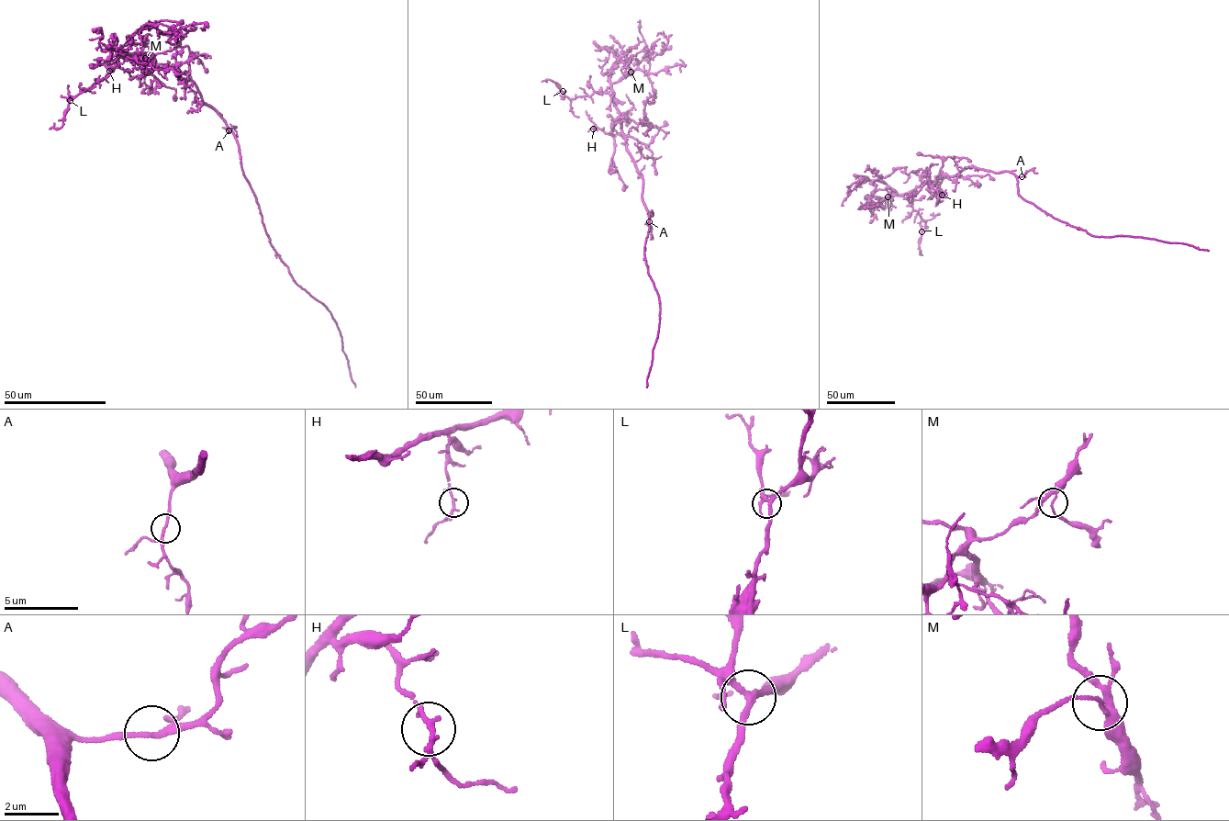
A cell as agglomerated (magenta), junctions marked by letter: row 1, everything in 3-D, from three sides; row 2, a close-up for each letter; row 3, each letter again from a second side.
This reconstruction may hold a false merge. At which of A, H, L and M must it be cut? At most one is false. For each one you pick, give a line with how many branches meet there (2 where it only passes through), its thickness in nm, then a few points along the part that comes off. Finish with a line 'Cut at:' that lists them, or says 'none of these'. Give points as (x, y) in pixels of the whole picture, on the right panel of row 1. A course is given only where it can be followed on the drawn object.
Cut at: none of these

